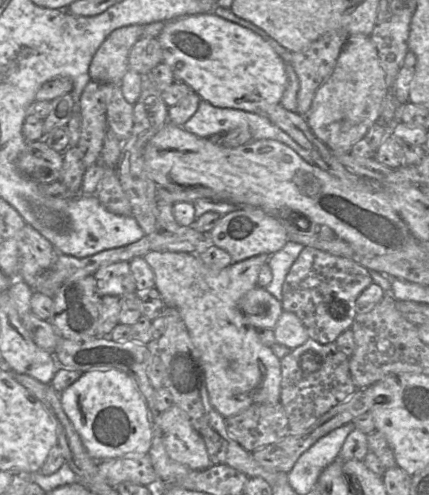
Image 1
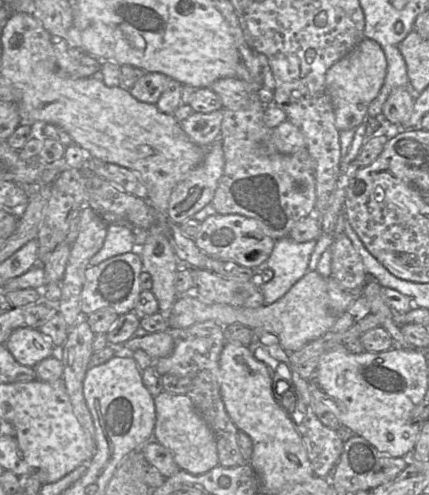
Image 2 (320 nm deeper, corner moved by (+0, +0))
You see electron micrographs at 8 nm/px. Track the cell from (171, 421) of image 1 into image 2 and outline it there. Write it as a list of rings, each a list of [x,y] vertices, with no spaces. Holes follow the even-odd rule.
[[[162,391],[154,397],[156,423],[153,439],[167,448],[178,467],[193,475],[201,475],[219,463],[213,431],[186,395]]]

